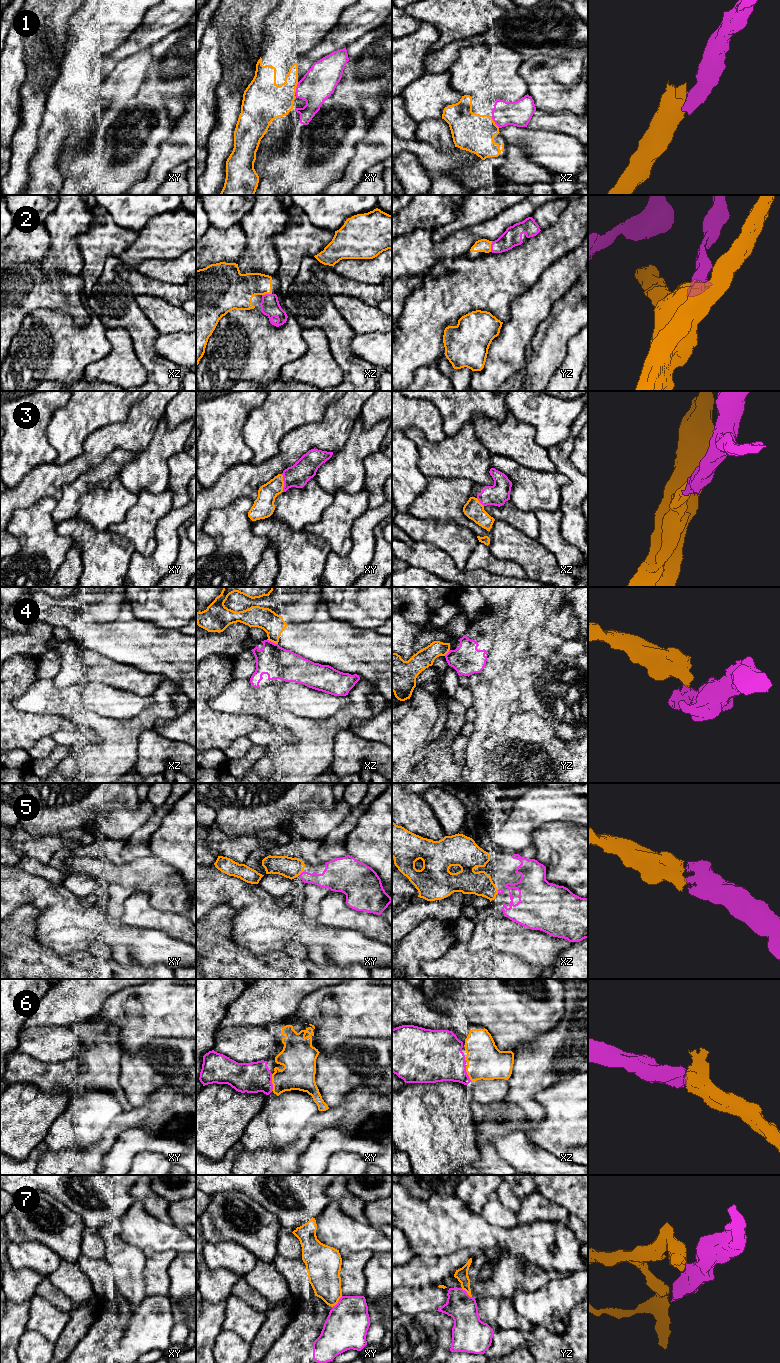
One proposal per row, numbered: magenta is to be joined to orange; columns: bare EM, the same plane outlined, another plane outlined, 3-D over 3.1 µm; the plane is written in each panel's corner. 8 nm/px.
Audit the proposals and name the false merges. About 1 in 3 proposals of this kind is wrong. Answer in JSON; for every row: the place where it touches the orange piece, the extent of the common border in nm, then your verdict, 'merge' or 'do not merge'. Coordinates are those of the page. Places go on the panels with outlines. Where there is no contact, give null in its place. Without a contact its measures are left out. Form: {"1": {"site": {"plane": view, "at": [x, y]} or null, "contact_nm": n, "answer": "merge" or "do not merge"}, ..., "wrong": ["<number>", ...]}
{"1": {"site": {"plane": "xy", "at": [295, 88]}, "contact_nm": 110, "answer": "merge"}, "2": {"site": {"plane": "yz", "at": [490, 246]}, "contact_nm": 90, "answer": "merge"}, "3": {"site": {"plane": "xy", "at": [283, 483]}, "contact_nm": 140, "answer": "merge"}, "4": {"site": {"plane": "xz", "at": [272, 641]}, "contact_nm": 100, "answer": "do not merge"}, "5": {"site": {"plane": "xy", "at": [300, 873]}, "contact_nm": 50, "answer": "merge"}, "6": {"site": {"plane": "xy", "at": [272, 1082]}, "contact_nm": 140, "answer": "merge"}, "7": {"site": {"plane": "xy", "at": [337, 1302]}, "contact_nm": 130, "answer": "merge"}, "wrong": ["4"]}

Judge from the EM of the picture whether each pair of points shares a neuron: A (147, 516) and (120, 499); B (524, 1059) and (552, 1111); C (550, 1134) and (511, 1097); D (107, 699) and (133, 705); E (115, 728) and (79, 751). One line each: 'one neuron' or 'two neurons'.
A: two neurons
B: two neurons
C: two neurons
D: one neuron
E: one neuron

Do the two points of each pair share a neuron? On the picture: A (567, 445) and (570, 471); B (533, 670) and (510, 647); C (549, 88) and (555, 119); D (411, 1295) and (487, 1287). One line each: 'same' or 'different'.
A: same
B: different
C: different
D: different

